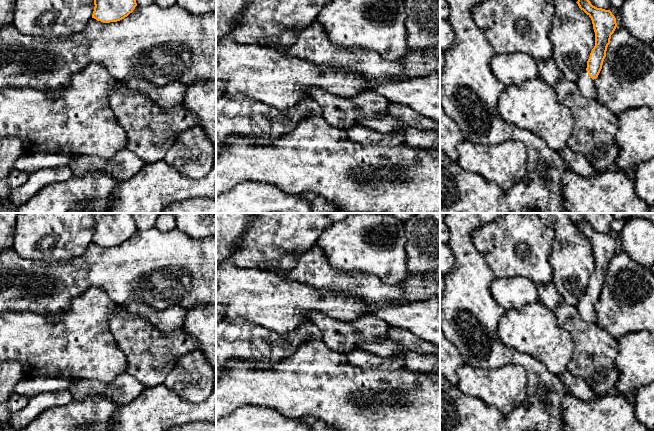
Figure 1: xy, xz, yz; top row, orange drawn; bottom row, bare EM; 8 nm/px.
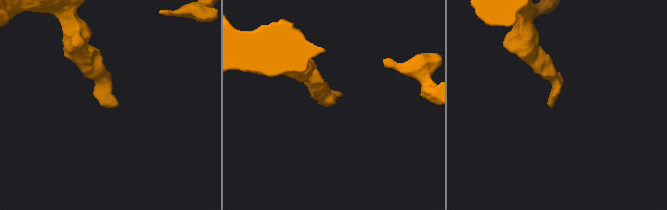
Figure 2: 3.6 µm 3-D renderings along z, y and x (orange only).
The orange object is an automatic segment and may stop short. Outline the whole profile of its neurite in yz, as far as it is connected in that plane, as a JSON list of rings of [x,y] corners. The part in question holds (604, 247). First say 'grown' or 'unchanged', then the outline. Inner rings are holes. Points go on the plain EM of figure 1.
grown; [[[580,221],[576,227],[591,242],[595,256],[595,270],[587,285],[586,295],[579,301],[576,308],[583,320],[596,323],[594,304],[602,293],[611,259],[617,251],[616,242],[610,234],[593,230],[585,221]]]

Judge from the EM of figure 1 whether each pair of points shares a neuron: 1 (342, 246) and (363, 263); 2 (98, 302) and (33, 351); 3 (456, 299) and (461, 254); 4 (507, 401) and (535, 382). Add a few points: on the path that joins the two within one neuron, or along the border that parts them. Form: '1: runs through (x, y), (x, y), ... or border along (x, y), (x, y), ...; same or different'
1: runs through (347, 247), (358, 258); same
2: runs through (82, 318), (53, 347), (49, 347); same
3: runs through (461, 288), (461, 265); same
4: border along (521, 365), (526, 373), (527, 396), (516, 408); different

